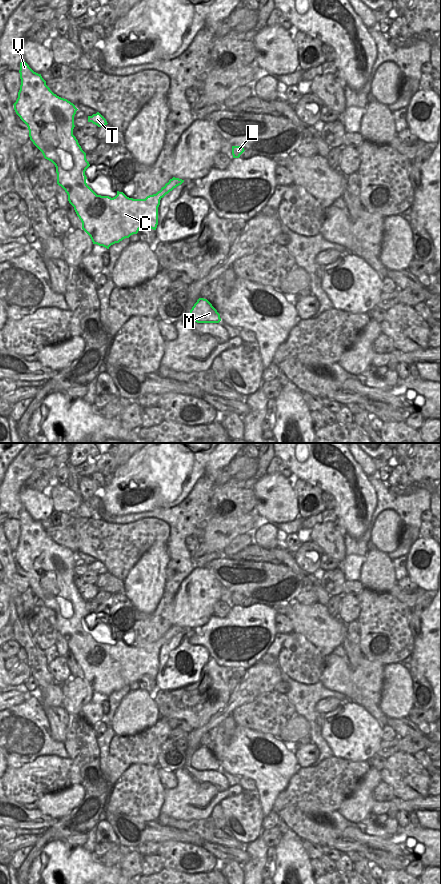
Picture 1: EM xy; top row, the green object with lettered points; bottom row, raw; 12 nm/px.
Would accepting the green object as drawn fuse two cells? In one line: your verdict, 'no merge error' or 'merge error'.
no merge error

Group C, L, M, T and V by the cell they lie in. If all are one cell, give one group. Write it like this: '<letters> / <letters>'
C L M T V

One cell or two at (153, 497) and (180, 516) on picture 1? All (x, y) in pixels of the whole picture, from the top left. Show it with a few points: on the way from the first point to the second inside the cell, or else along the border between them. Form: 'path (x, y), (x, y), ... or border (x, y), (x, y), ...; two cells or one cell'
border (188, 495), (173, 506), (157, 507), (145, 511); two cells

